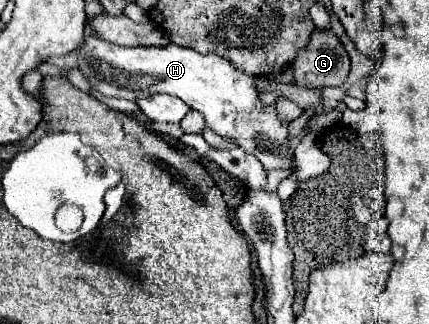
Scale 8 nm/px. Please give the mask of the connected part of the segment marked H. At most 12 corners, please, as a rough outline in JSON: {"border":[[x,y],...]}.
{"border":[[86,34],[104,96],[172,94],[266,170],[294,170],[288,122],[256,78],[176,44]]}

